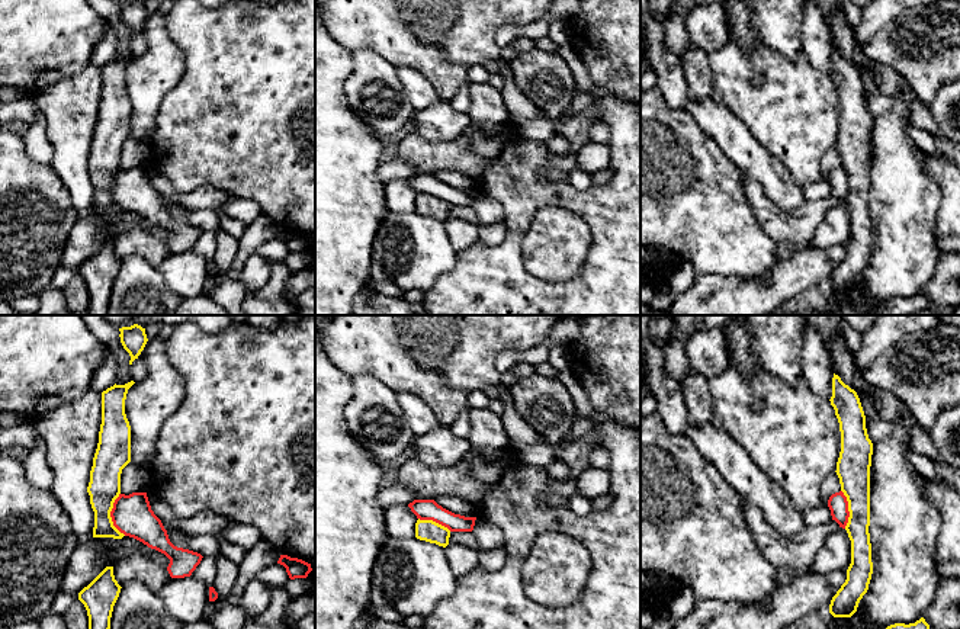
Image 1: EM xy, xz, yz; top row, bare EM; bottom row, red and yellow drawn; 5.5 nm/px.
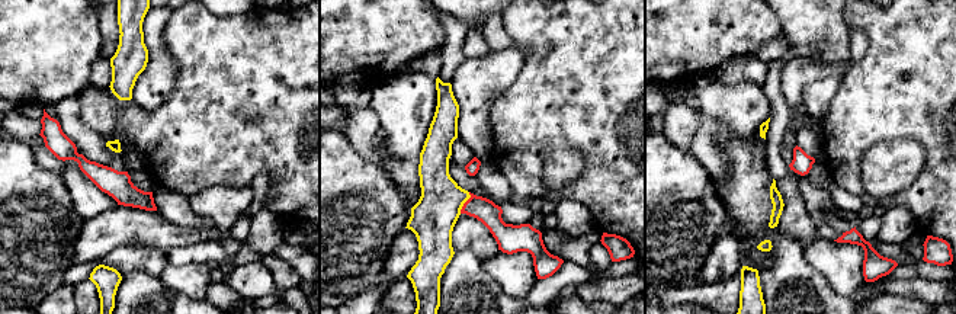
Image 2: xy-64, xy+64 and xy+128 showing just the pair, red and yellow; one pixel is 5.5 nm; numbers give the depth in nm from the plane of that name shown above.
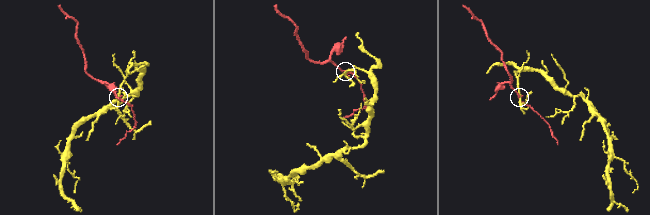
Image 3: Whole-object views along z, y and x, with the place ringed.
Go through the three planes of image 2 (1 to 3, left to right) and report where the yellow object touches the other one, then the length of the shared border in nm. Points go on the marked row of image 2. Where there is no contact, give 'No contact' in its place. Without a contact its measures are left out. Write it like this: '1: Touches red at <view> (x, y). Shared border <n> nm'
1: No contact
2: Touches red at xy+64 (465, 202). Shared border 130 nm
3: No contact

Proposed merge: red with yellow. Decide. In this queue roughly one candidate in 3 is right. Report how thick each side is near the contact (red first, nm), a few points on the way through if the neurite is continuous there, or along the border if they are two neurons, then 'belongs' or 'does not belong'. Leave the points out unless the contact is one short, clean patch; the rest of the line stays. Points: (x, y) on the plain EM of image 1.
220/180 nm | along xy (119, 167), (111, 186), (111, 195), (125, 209) | does not belong

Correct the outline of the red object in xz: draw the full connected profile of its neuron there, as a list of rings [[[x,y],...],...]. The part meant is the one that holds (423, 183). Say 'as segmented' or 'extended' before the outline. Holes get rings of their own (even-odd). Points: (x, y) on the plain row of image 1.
as segmented; [[[414,174],[408,182],[417,193],[433,195],[450,206],[472,206],[476,195],[476,192],[455,189],[439,180],[434,174]]]

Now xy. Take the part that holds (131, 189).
as segmented; [[[147,167],[119,169],[110,192],[121,208],[164,228],[170,234],[167,245],[171,253],[190,251],[203,232],[170,216],[161,195],[151,184]]]

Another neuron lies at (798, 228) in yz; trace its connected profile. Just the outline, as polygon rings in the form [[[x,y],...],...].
[[[742,171],[742,186],[758,225],[777,243],[799,248],[812,245],[815,231],[828,211],[839,203],[835,195],[818,202],[805,202],[796,211],[784,214],[762,193],[760,183]]]

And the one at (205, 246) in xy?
[[[203,231],[190,251],[202,256],[206,261],[212,261],[216,251],[215,232]]]

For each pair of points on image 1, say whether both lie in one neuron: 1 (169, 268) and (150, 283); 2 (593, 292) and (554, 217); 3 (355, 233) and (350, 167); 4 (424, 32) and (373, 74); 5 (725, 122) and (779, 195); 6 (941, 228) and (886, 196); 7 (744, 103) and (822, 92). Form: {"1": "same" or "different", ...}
{"1": "different", "2": "different", "3": "same", "4": "different", "5": "same", "6": "different", "7": "same"}

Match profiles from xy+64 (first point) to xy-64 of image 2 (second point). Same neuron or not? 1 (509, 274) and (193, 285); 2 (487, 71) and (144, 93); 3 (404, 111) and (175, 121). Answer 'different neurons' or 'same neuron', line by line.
1: same neuron
2: same neuron
3: different neurons

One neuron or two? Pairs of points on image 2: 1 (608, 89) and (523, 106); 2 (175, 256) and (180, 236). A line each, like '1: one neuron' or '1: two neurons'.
1: one neuron
2: two neurons

